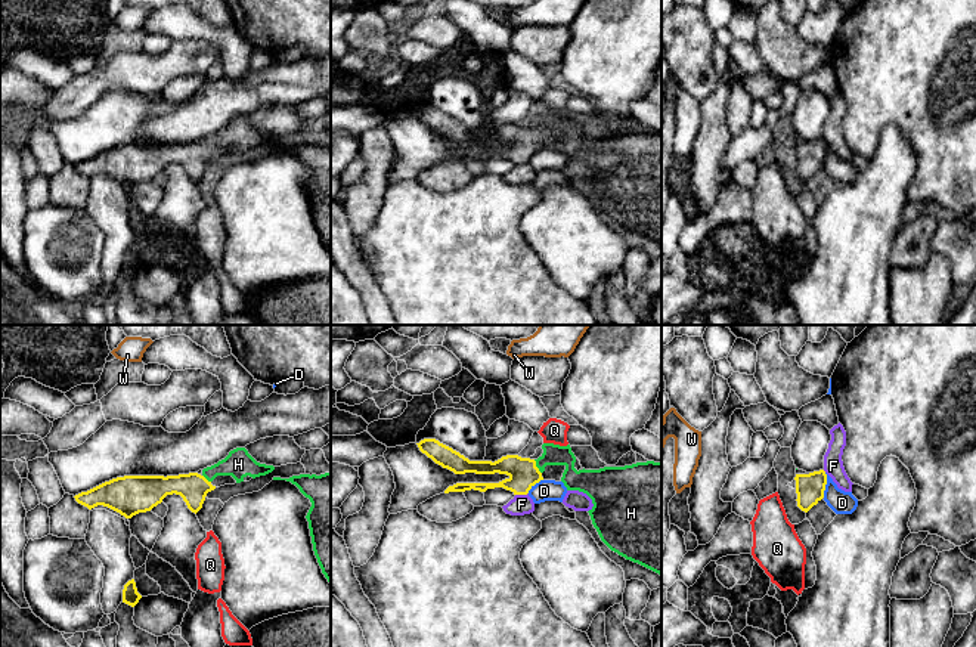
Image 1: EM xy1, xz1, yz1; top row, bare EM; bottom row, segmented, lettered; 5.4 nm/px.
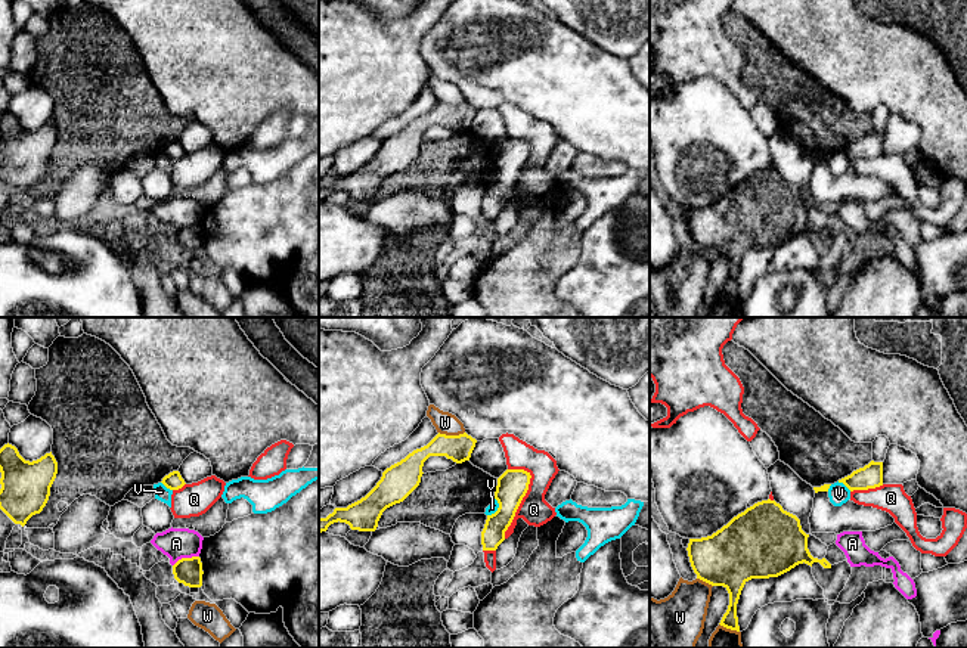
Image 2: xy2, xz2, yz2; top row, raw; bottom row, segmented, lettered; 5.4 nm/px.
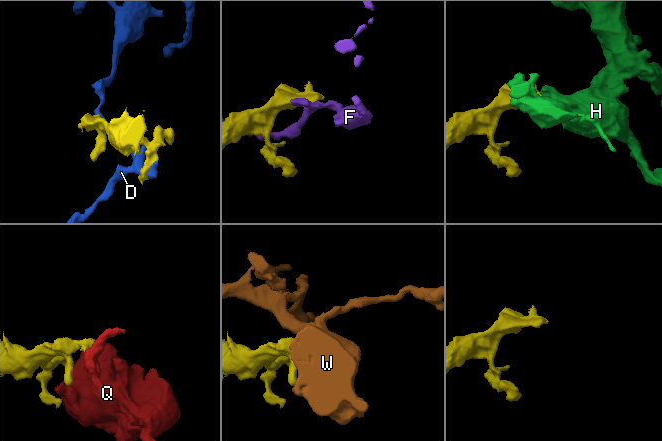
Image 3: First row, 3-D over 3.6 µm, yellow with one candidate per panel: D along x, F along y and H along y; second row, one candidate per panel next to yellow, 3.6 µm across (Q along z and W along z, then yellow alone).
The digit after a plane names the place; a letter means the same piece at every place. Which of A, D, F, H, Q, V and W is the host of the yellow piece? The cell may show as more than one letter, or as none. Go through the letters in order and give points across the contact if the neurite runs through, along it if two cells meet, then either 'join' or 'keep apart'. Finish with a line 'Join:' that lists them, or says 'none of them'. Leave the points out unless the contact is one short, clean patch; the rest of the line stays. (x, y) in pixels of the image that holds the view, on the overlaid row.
A: border xy2 (198, 555), (180, 558), (173, 566); keep apart
D: keep apart
F: keep apart
H: way xz1 (523, 473), (536, 467), (552, 454); join
Q: keep apart
V: border xz2 (495, 498), (498, 508), (487, 515); keep apart
W: keep apart
Join: H

